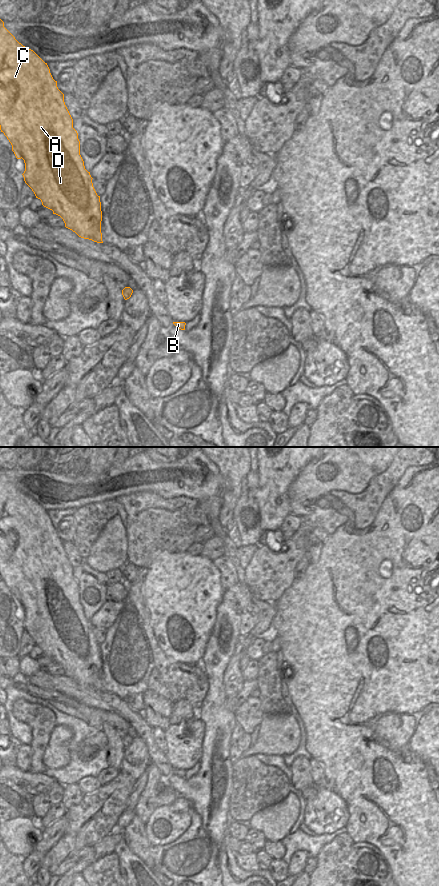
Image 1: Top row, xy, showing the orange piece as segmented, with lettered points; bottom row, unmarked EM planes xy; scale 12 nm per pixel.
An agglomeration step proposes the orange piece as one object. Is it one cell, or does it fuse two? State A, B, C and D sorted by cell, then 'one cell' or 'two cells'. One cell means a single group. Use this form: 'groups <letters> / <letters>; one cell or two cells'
groups A B C D; one cell

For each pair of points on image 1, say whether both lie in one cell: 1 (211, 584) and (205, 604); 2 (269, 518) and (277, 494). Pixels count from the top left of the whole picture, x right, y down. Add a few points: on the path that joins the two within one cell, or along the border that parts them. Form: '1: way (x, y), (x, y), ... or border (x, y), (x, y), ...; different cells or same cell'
1: way (210, 589), (210, 595), (206, 599); same cell
2: way (272, 512), (273, 500); same cell

